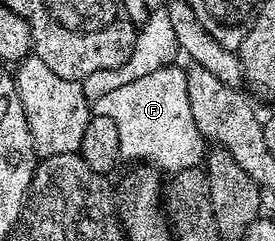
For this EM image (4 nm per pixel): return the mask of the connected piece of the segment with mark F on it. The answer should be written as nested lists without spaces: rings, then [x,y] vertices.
[[[179,67],[153,70],[153,74],[144,74],[134,82],[90,101],[94,115],[113,118],[113,122],[117,122],[121,138],[119,154],[124,161],[148,160],[156,164],[151,166],[164,168],[167,174],[198,168],[204,163],[205,141],[201,130],[197,130],[193,109],[189,106],[188,69]]]

